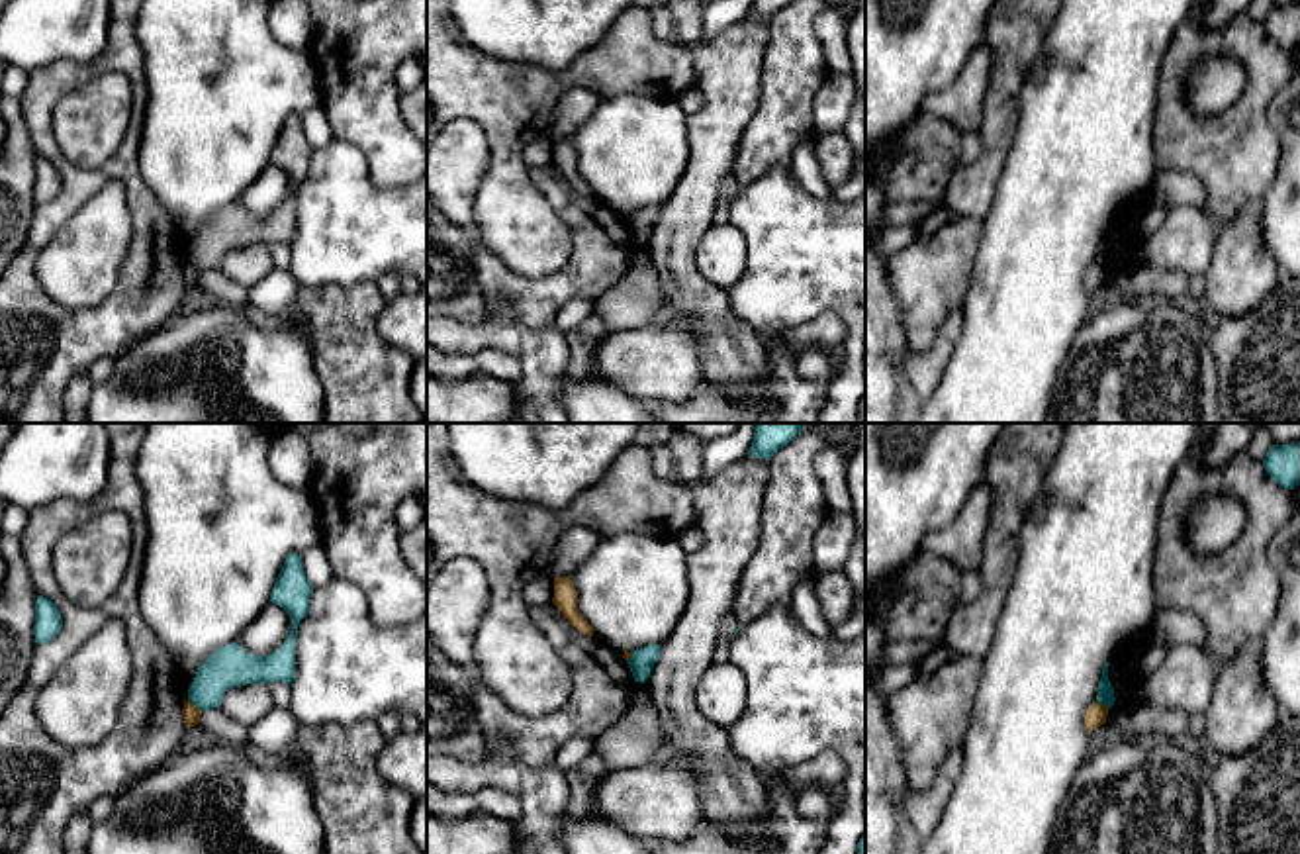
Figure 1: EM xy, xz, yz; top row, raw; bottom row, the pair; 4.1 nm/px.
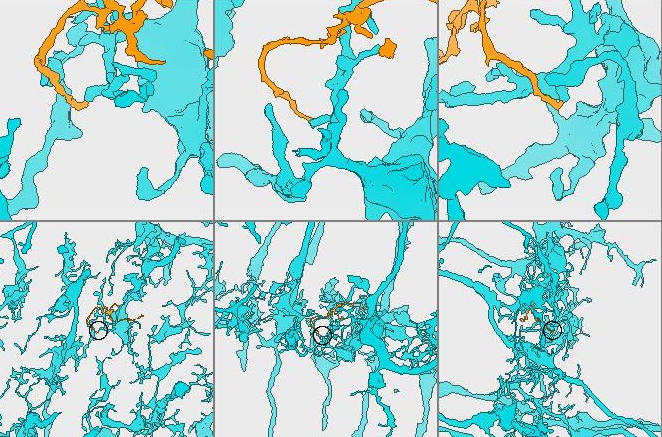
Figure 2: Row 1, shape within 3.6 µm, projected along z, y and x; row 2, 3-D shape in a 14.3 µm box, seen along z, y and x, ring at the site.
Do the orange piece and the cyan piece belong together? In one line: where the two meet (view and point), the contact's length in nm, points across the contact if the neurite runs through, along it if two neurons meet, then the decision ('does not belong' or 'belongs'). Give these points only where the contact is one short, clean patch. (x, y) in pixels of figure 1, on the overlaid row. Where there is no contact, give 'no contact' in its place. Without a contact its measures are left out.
meets orange in xy at (192, 704); contact 80 nm long; border along xy (186, 700), (202, 710); does not belong

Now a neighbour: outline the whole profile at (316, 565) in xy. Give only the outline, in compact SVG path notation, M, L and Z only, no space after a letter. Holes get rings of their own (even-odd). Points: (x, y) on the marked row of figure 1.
M313 546L302 556L302 566L313 588L335 578L323 546Z

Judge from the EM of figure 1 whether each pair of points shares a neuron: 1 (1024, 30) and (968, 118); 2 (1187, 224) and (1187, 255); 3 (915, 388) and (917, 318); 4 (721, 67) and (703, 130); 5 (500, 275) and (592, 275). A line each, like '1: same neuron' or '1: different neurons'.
1: different neurons
2: same neuron
3: different neurons
4: same neuron
5: same neuron

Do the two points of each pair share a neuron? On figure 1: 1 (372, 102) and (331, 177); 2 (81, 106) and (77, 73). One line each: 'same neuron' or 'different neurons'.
1: different neurons
2: different neurons

